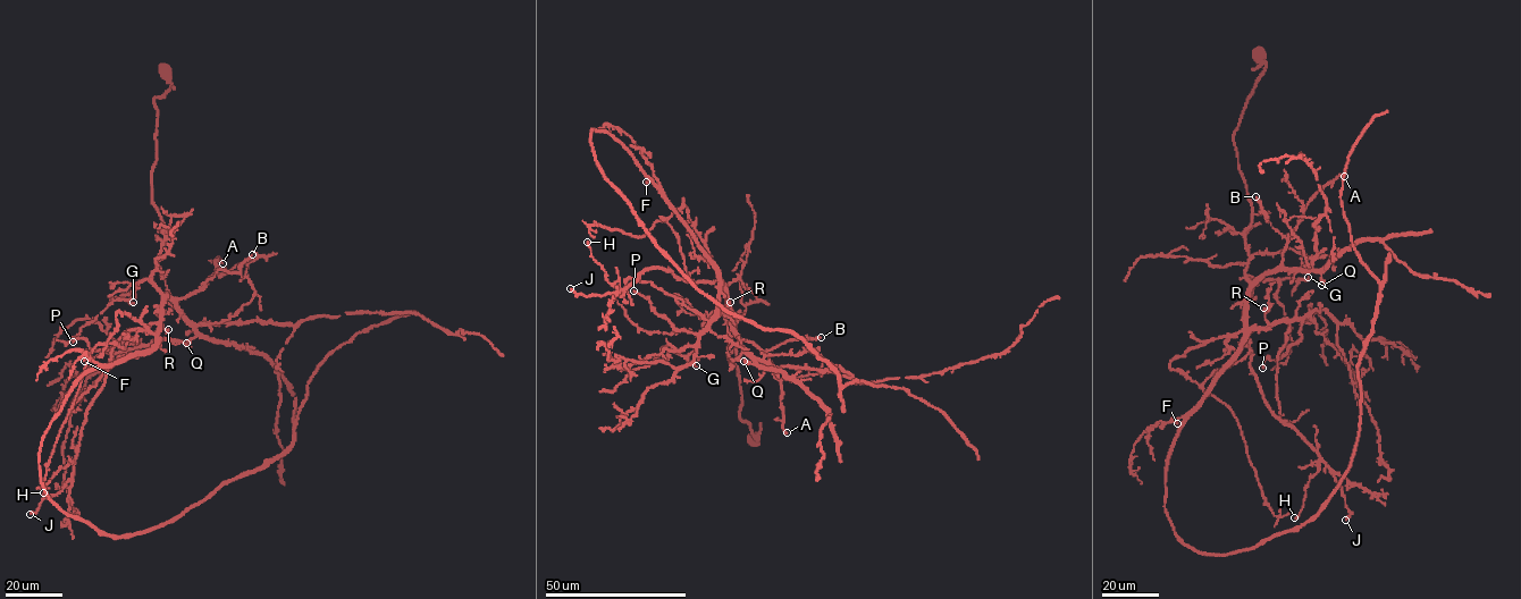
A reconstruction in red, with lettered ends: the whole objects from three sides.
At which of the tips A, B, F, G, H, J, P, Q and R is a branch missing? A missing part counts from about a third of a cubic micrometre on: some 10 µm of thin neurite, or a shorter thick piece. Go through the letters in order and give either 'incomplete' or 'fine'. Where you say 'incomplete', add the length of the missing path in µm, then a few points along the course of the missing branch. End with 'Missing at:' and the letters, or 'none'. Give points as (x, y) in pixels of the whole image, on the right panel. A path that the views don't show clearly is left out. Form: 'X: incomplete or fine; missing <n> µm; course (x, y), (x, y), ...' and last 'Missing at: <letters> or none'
A: fine
B: incomplete; missing 60 µm; course (1255, 196), (1250, 185), (1253, 180), (1252, 161), (1266, 141), (1245, 141), (1215, 119), (1217, 114)
F: incomplete; missing 8 µm
G: fine
H: fine
J: fine
P: fine
Q: fine
R: fine
Missing at: B, F

